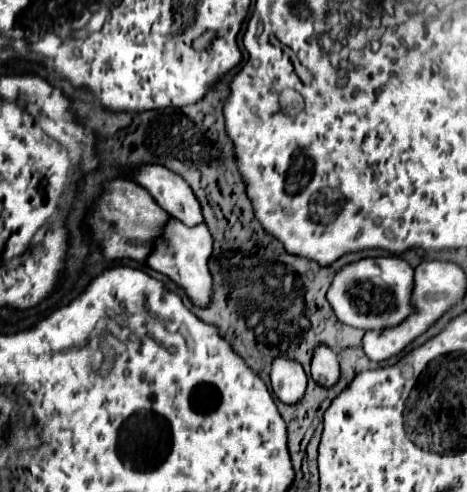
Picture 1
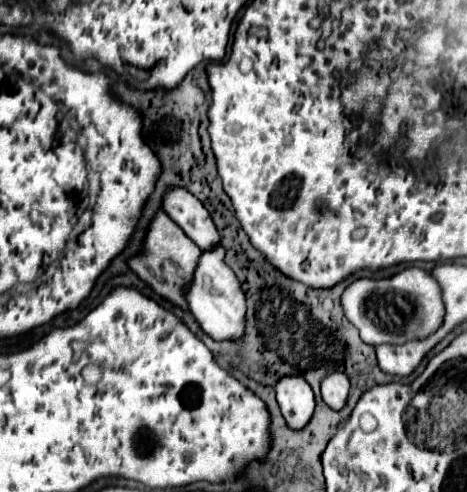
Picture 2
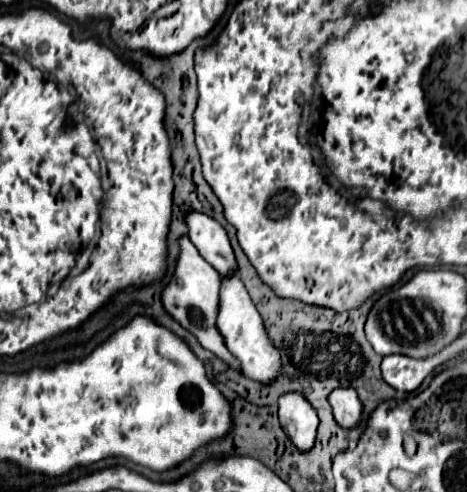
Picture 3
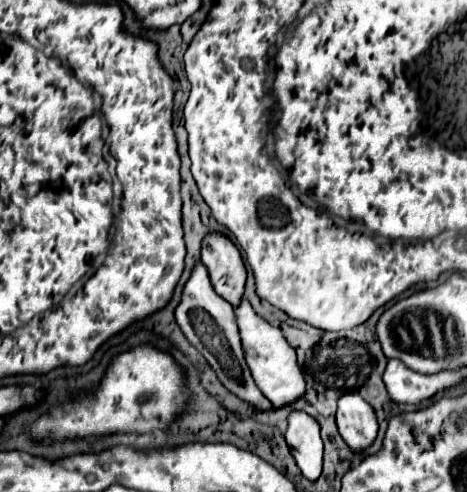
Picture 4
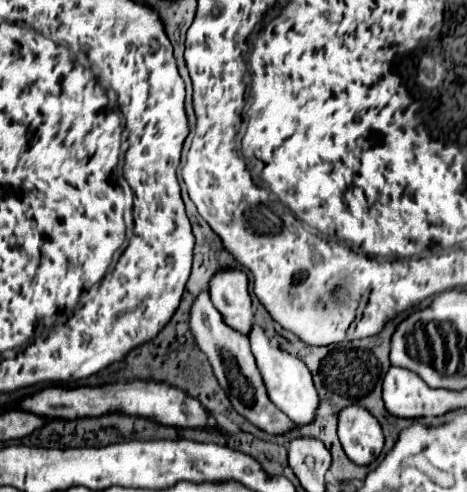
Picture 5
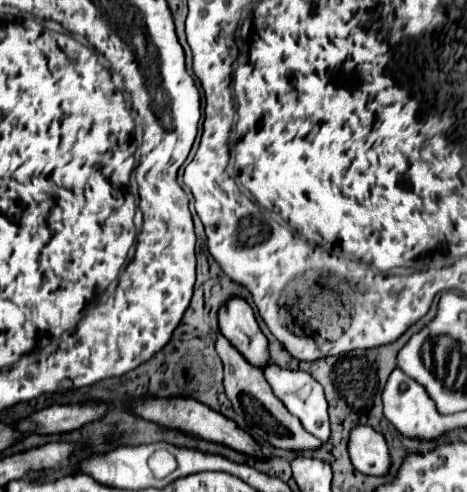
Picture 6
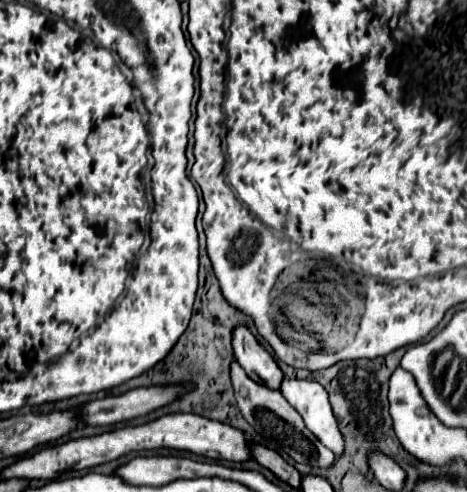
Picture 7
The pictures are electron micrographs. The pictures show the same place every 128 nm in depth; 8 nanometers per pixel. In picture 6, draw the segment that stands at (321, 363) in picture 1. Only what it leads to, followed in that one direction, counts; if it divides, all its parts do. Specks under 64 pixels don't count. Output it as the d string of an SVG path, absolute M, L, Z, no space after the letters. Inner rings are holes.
M356 426L350 432L348 452L352 464L362 474L386 476L390 472L390 454L388 454L386 440L370 426Z

